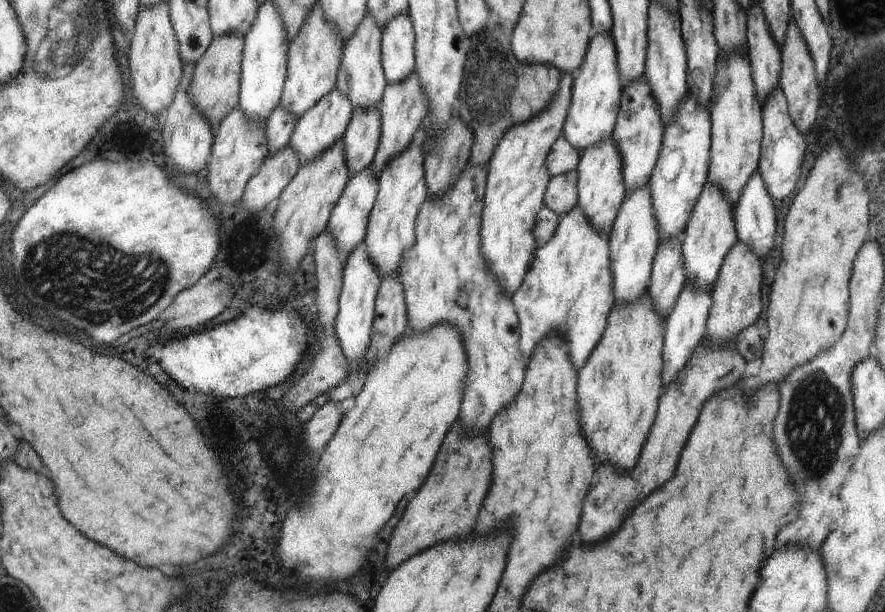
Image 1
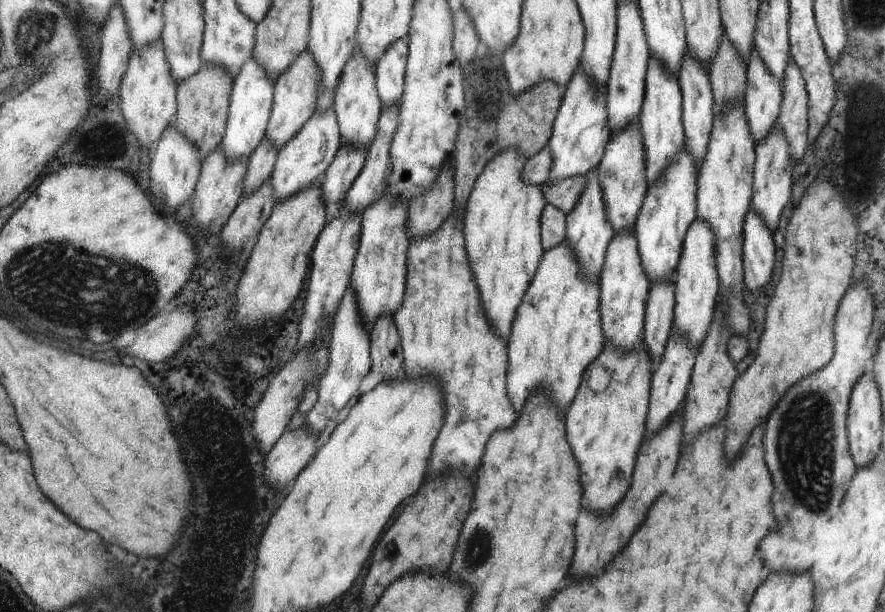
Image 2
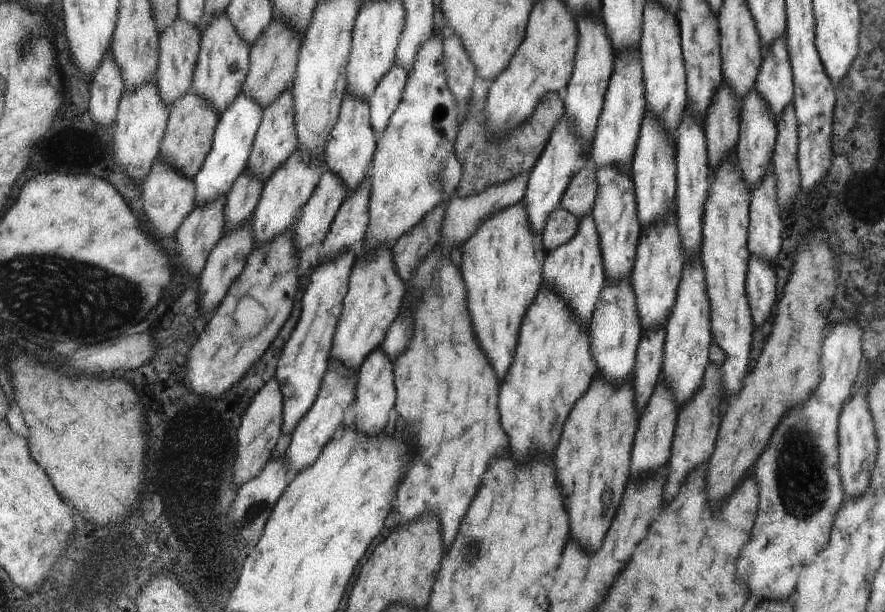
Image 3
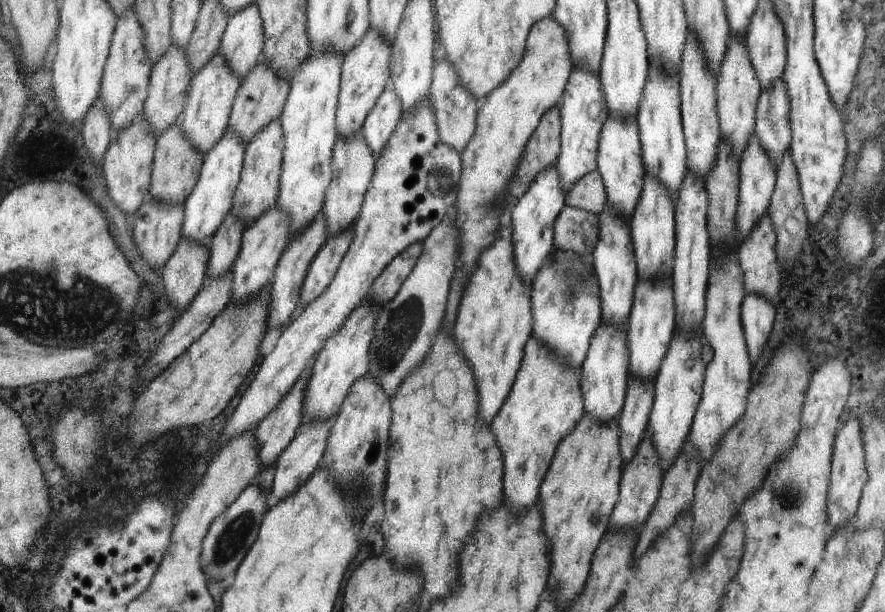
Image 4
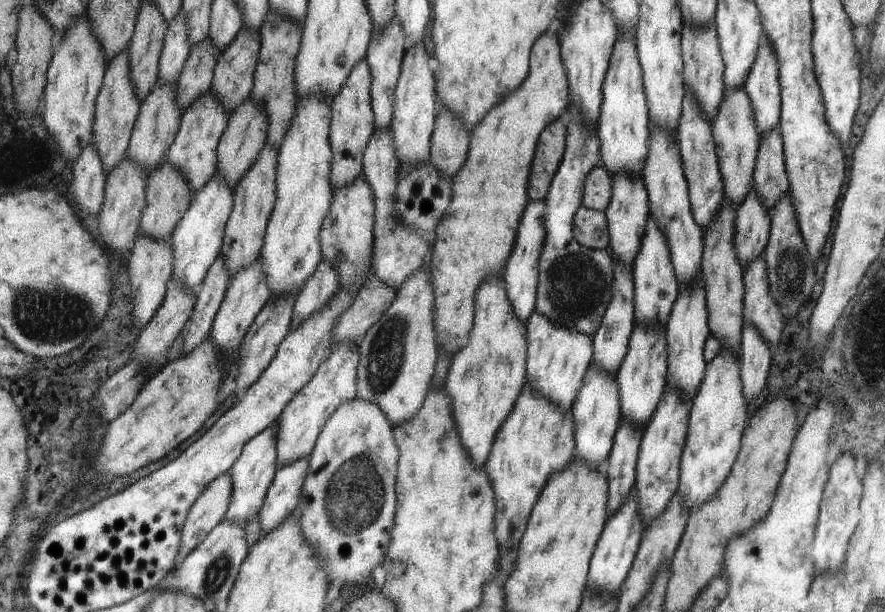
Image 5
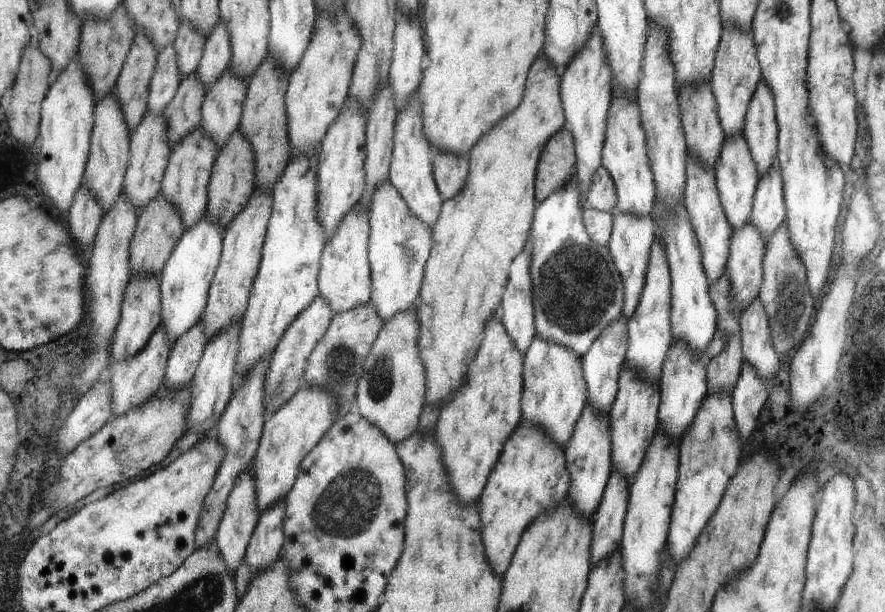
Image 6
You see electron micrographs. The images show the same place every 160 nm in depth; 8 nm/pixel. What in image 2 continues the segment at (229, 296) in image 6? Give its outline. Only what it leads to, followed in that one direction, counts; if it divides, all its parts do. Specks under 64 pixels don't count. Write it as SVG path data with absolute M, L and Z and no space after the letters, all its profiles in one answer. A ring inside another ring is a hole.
M302 51L292 66L277 76L275 88L272 116L269 120L265 139L272 141L278 148L282 148L316 114L321 92L325 92L323 74L313 54L310 51Z

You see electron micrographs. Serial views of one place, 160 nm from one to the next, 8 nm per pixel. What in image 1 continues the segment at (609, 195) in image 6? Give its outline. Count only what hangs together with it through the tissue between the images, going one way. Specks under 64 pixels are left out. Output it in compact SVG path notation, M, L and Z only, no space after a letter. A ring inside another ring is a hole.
M577 171L552 176L545 192L544 206L553 209L559 217L572 211L579 199L577 184Z

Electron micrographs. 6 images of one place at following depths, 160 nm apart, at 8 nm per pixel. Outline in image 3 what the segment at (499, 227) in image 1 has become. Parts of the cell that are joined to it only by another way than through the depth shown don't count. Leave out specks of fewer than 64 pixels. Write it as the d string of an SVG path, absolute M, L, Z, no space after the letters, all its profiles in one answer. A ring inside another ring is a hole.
M522 201L490 216L486 220L486 224L482 224L482 228L474 236L470 236L470 240L466 240L466 244L462 244L462 270L466 272L464 284L470 284L470 300L468 300L468 286L466 286L466 304L470 306L470 312L474 312L474 316L470 316L470 318L474 318L473 326L478 328L478 330L474 330L474 334L479 342L486 344L484 346L486 358L493 366L499 383L506 378L506 372L510 370L510 366L514 362L520 324L523 324L522 320L524 320L528 308L532 306L536 294L539 294L542 287L541 271L542 264L545 263L545 252L542 238L530 226L527 207Z

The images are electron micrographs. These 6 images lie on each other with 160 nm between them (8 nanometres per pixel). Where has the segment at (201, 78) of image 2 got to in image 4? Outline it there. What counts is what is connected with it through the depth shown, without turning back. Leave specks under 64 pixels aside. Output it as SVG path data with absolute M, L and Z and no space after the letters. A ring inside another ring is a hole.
M178 123L158 135L157 152L153 164L151 199L165 203L182 203L188 199L200 178L204 166L203 154L183 135Z

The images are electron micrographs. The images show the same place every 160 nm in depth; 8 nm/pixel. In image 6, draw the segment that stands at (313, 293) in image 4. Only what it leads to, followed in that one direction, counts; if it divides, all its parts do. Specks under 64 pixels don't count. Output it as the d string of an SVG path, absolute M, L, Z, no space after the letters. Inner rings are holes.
M321 295L314 297L310 304L298 313L288 328L284 331L282 338L273 350L265 378L265 414L268 417L277 411L292 395L300 388L303 380L303 372L308 355L312 352L314 345L324 336L328 330L335 312L330 303Z

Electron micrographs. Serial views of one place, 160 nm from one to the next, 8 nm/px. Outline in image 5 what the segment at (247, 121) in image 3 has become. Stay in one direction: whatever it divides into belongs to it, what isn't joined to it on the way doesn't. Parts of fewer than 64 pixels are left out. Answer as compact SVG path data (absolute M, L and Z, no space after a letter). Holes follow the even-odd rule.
M215 172L213 178L194 194L192 206L186 210L184 218L172 232L175 258L173 277L193 291L204 282L210 266L221 254L225 226L233 212L234 193L231 184L220 173Z

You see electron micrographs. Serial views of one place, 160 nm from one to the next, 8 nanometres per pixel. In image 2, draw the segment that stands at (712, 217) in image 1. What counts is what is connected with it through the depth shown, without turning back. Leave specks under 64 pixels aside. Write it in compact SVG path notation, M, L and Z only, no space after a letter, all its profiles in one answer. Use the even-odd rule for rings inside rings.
M696 217L687 230L686 248L682 249L682 264L678 263L678 272L674 272L675 307L674 334L686 337L698 350L705 339L718 308L719 274L717 264L717 238L713 230Z

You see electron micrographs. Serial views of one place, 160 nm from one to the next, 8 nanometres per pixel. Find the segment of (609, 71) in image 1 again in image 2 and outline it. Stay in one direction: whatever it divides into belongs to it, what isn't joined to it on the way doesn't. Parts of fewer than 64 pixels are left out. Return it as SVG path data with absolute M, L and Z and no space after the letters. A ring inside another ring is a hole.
M577 72L566 84L565 100L554 123L553 138L549 142L553 167L544 187L549 188L554 181L586 175L596 169L611 138L606 86L597 85L586 73Z

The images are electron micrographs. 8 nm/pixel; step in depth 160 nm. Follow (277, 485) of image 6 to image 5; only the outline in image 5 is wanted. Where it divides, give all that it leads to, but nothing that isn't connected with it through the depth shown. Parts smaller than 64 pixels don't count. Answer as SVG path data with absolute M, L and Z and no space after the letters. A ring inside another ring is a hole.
M351 340L340 341L336 347L332 348L329 359L321 364L320 370L312 377L312 380L284 408L276 424L273 424L279 428L276 443L278 466L294 462L304 455L310 456L325 424L336 414L337 408L347 400L358 397L360 358L358 344Z

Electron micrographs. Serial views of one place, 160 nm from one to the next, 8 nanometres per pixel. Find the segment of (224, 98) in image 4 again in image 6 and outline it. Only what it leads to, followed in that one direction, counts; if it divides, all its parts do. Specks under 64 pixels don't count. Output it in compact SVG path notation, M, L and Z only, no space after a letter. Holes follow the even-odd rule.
M200 126L172 145L168 170L161 180L161 194L181 210L186 227L198 222L208 210L209 183L219 154L220 146Z

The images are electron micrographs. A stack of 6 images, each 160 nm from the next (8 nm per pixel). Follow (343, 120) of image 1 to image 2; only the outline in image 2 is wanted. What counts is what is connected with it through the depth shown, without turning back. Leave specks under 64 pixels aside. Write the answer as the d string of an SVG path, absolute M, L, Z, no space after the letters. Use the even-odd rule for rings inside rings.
M328 107L324 112L314 114L277 154L277 161L268 180L275 190L275 199L281 201L308 188L312 183L318 183L342 144L335 108Z

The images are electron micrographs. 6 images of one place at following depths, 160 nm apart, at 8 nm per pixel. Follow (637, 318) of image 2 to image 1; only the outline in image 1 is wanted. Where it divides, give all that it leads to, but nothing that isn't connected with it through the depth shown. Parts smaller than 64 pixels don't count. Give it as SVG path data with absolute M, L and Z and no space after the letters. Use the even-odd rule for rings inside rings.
M649 180L625 196L625 200L617 212L616 222L614 222L610 232L613 233L613 236L610 236L609 248L611 250L611 271L614 276L617 306L618 303L635 301L646 291L646 284L651 279L652 262L656 262L654 254L656 254L656 248L662 241Z

